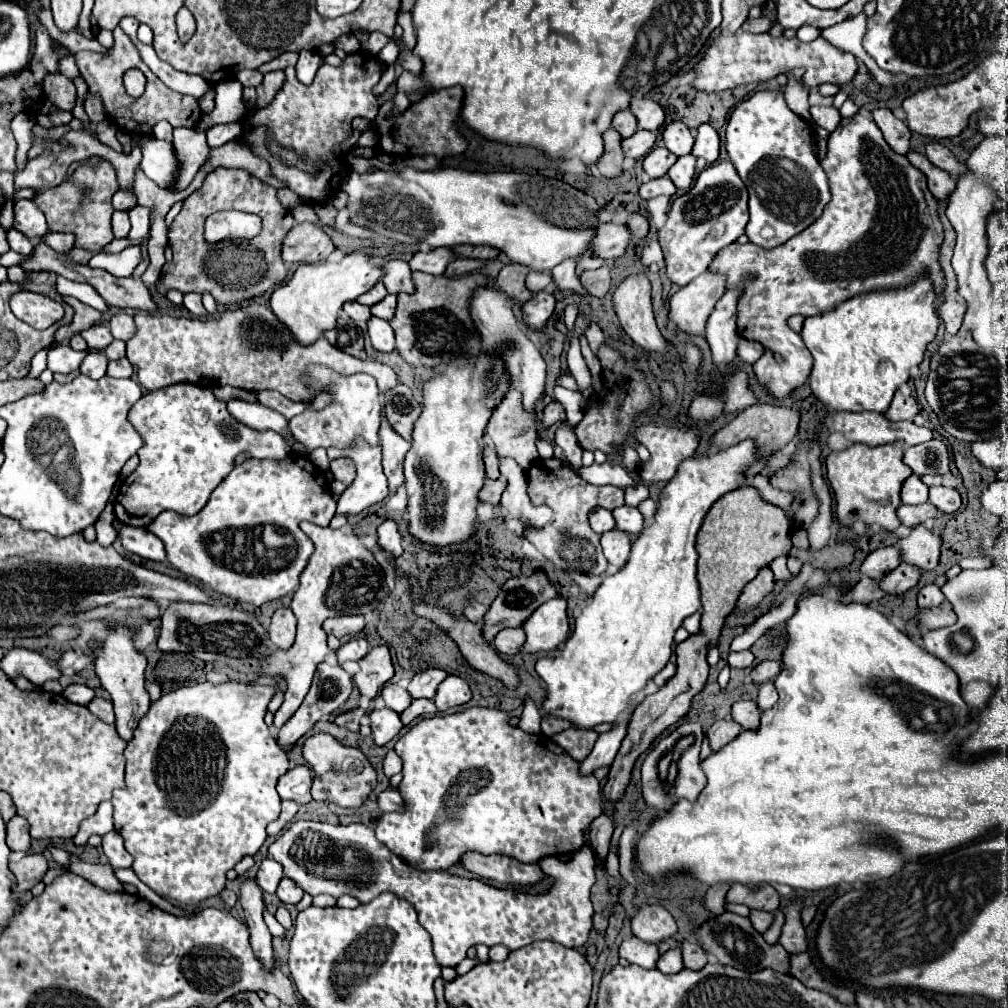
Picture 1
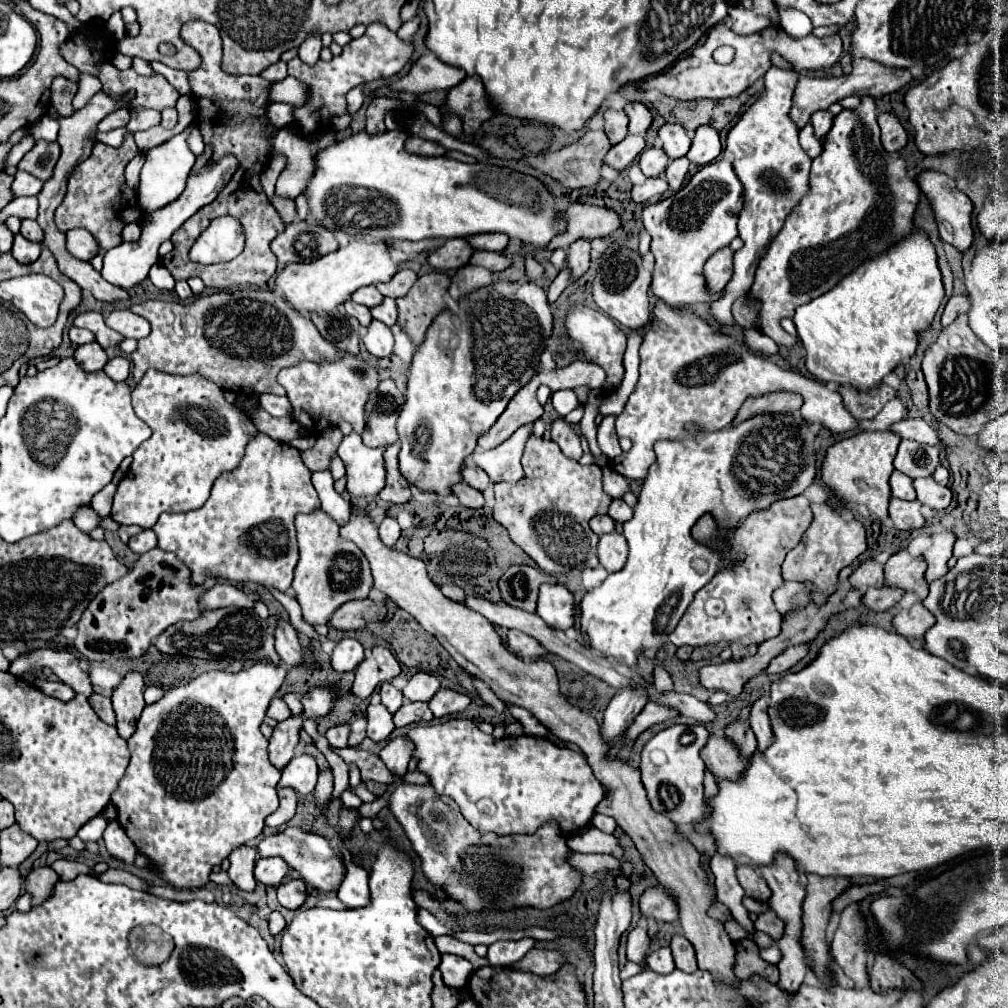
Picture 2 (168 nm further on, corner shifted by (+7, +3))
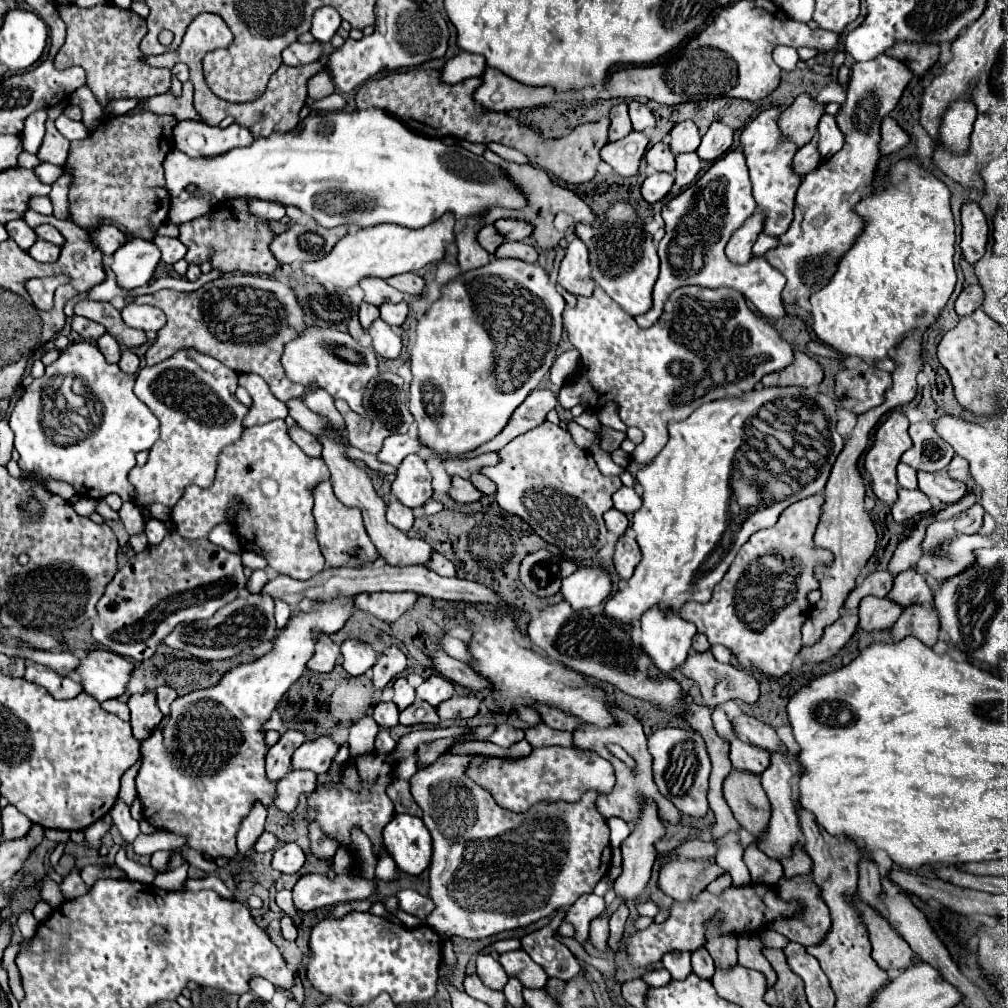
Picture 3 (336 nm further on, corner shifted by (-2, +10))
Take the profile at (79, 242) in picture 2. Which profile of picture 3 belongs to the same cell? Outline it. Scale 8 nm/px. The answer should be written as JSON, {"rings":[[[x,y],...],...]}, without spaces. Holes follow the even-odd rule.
{"rings":[[[101,224],[99,228],[95,228],[89,236],[93,246],[97,246],[105,256],[115,254],[115,250],[127,242],[125,234],[117,226],[107,226],[107,224]]]}

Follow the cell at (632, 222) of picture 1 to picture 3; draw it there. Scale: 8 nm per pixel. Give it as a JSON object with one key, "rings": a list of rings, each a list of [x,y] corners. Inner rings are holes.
{"rings":[[[485,150],[483,156],[485,156],[489,162],[493,162],[493,164],[505,168],[505,172],[527,192],[527,198],[529,198],[529,206],[527,206],[525,210],[521,210],[521,212],[511,212],[511,210],[505,210],[505,208],[489,210],[489,214],[483,216],[483,226],[485,226],[485,224],[493,224],[493,222],[499,220],[499,218],[513,218],[513,220],[527,222],[527,224],[533,226],[533,234],[531,234],[531,236],[535,238],[537,246],[543,248],[543,250],[551,250],[551,248],[555,248],[563,238],[575,236],[575,226],[577,226],[579,222],[591,224],[591,222],[597,220],[597,214],[595,214],[575,192],[557,186],[557,184],[549,178],[549,174],[547,174],[545,170],[533,168],[533,166],[529,166],[529,164],[519,166],[519,164],[505,162],[505,160],[501,160],[497,154],[493,154],[491,150]]]}

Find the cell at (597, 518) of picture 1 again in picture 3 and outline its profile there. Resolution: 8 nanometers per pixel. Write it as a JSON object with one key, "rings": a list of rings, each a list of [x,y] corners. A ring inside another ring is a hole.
{"rings":[[[611,508],[609,512],[605,512],[603,518],[605,518],[605,524],[607,524],[607,530],[613,532],[613,534],[617,534],[617,536],[621,536],[627,530],[627,526],[629,526],[627,516],[623,512],[615,510],[615,508]]]}

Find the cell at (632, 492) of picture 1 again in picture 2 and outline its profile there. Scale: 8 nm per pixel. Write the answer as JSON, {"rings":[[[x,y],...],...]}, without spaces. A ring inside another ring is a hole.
{"rings":[[[608,465],[602,467],[602,483],[604,483],[604,491],[614,499],[622,497],[622,493],[626,493],[630,489],[628,481]]]}

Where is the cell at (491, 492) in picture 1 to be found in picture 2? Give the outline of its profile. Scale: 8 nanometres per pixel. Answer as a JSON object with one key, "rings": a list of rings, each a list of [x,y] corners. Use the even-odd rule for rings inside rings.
{"rings":[[[456,483],[452,485],[452,493],[458,497],[460,505],[464,507],[470,507],[470,509],[480,509],[484,505],[484,495],[476,489],[472,489],[470,485],[466,483]]]}

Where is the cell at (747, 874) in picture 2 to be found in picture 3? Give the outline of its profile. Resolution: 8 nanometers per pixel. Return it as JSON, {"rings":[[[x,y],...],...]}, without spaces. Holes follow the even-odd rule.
{"rings":[[[747,846],[745,854],[743,854],[743,862],[747,864],[749,872],[751,872],[751,880],[753,884],[767,884],[767,886],[775,886],[777,880],[783,876],[783,868],[777,860],[765,858],[765,854],[761,854],[761,850],[757,850],[757,846]]]}

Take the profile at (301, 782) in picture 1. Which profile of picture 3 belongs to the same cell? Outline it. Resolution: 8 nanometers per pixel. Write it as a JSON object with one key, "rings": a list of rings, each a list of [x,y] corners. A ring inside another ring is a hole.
{"rings":[[[321,736],[311,742],[305,742],[297,752],[293,754],[291,768],[293,770],[313,770],[315,774],[323,774],[329,770],[335,754],[339,750],[339,744],[335,744],[331,738]]]}

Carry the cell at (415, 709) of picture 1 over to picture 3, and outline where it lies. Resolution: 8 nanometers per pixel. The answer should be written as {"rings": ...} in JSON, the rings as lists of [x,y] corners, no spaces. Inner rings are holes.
{"rings":[[[415,700],[411,706],[407,706],[401,716],[399,722],[405,726],[413,726],[413,724],[437,724],[439,716],[435,706],[431,706],[429,702],[423,700]]]}

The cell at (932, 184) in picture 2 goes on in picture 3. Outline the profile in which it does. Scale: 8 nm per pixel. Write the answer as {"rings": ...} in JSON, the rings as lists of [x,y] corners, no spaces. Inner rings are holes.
{"rings":[[[967,200],[961,206],[961,252],[963,258],[969,264],[975,264],[983,254],[985,254],[985,244],[987,244],[987,218],[981,210],[981,206],[975,200]]]}

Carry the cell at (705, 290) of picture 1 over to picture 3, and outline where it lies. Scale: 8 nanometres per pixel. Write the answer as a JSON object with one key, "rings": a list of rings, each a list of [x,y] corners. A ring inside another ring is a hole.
{"rings":[[[755,212],[727,242],[725,254],[729,262],[747,264],[751,260],[751,248],[761,230],[763,230],[763,218],[761,218],[761,212]]]}

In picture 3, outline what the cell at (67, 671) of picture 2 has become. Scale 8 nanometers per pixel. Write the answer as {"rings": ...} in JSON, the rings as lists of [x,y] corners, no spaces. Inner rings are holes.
{"rings":[[[109,650],[87,652],[85,658],[79,658],[79,666],[75,668],[83,692],[99,702],[121,696],[127,688],[131,670],[133,664],[129,660]]]}

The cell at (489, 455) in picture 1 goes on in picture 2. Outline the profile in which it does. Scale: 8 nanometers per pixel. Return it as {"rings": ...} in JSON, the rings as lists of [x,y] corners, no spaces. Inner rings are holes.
{"rings":[[[472,465],[470,467],[464,467],[460,475],[462,475],[462,481],[466,485],[470,485],[470,487],[474,487],[478,491],[486,491],[490,487],[488,475],[482,469],[478,469],[478,467],[472,467]]]}

